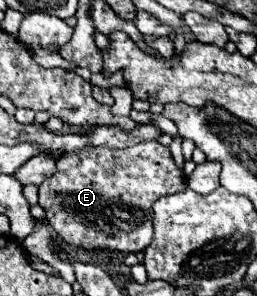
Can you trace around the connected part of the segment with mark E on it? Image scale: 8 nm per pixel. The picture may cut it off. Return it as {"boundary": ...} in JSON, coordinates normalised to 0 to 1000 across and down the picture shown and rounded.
{"boundary":[[[556,476],[556,483],[533,483],[518,497],[494,497],[494,503],[424,503],[424,497],[331,497],[331,503],[307,503],[307,510],[253,510],[230,537],[222,537],[222,584],[191,605],[175,605],[160,625],[152,625],[152,693],[175,706],[175,733],[191,747],[191,760],[214,774],[214,787],[268,828],[292,828],[307,841],[424,841],[424,848],[479,848],[479,855],[533,855],[533,848],[556,848],[588,807],[595,807],[595,686],[634,666],[634,659],[658,659],[658,652],[696,652],[696,645],[720,645],[728,639],[728,605],[712,591],[712,571],[696,571],[673,544],[673,524],[658,510],[658,497],[626,490],[619,476]]]}

